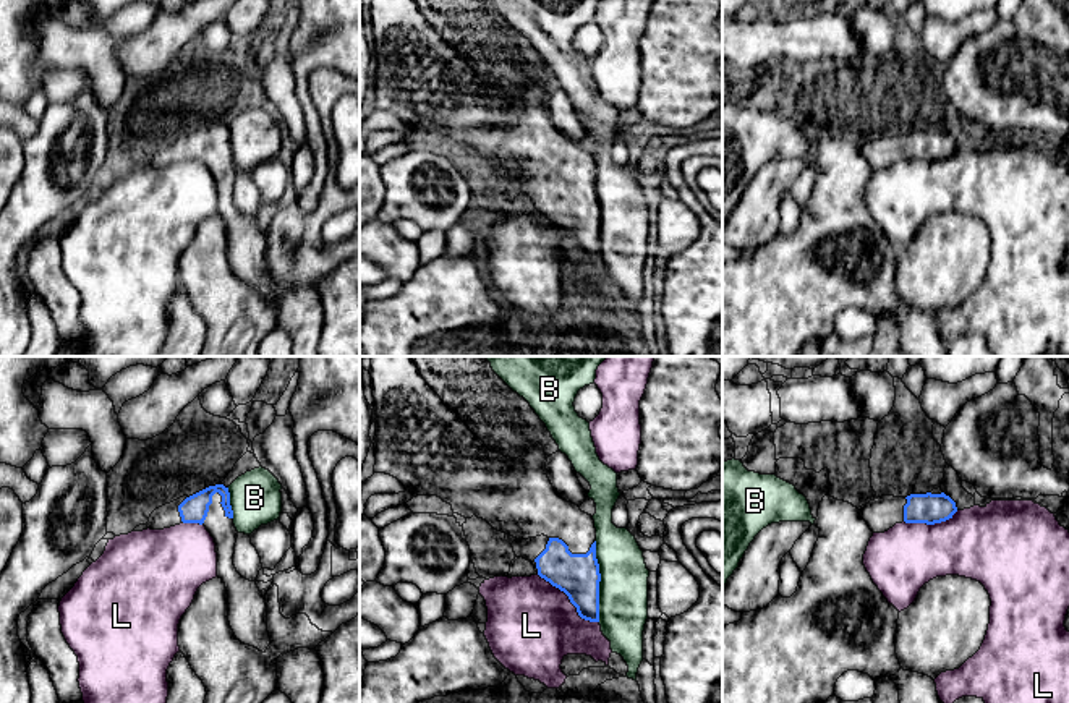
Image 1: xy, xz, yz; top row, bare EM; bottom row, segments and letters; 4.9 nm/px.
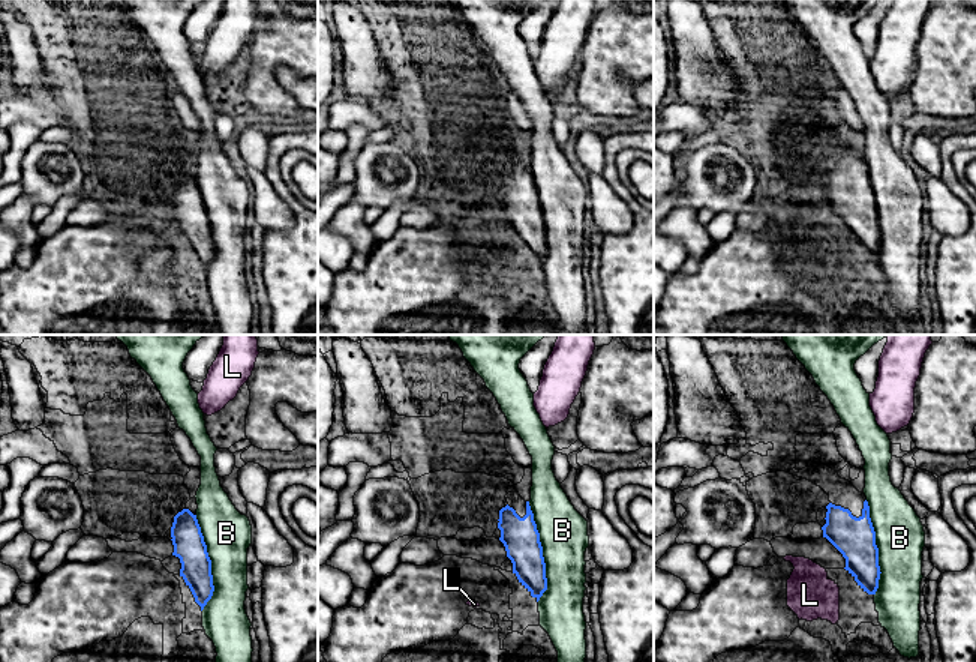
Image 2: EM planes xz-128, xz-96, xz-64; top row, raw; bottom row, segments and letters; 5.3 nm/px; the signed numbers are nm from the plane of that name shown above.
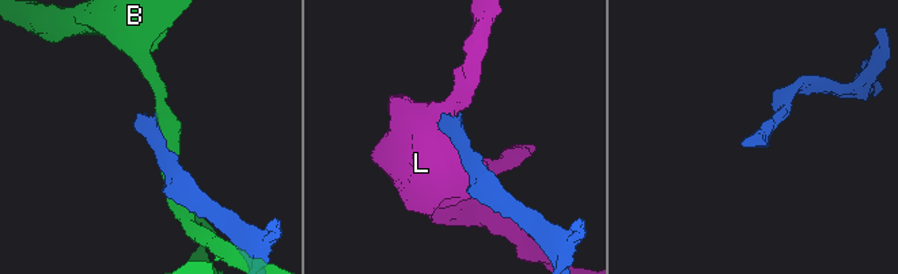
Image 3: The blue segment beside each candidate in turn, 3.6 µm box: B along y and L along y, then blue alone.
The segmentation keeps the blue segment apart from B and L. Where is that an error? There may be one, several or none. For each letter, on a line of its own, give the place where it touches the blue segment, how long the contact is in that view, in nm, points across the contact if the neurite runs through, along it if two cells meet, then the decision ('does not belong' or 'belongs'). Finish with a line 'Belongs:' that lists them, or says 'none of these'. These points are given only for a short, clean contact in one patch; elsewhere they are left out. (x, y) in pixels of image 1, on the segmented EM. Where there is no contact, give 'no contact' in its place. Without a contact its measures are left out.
B: xz (600, 580) | 400 nm | does not belong
L: xz (569, 598) | 400 nm | does not belong
Belongs: none of these

